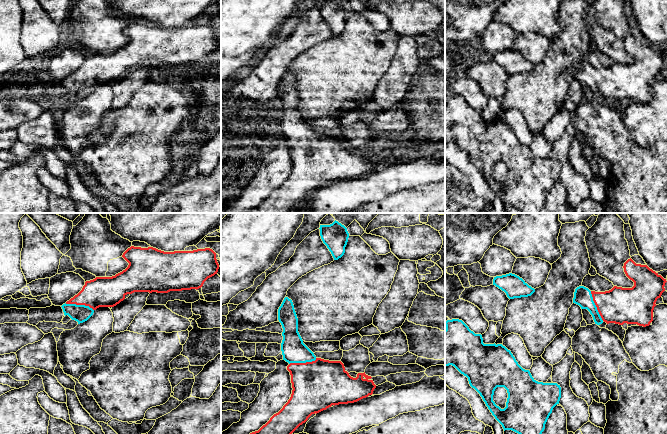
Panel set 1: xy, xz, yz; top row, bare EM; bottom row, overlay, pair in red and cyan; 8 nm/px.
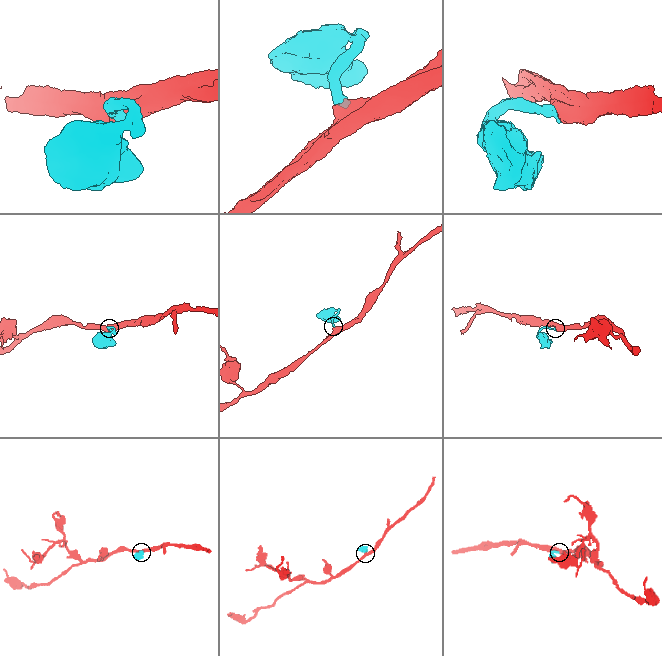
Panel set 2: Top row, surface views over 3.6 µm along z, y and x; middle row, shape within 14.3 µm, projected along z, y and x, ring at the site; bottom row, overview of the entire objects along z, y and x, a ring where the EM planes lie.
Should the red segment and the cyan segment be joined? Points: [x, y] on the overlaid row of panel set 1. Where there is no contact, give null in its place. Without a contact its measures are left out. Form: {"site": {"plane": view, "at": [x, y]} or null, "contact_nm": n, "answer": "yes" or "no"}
{"site": {"plane": "yz", "at": [596, 306]}, "contact_nm": 260, "answer": "yes"}

